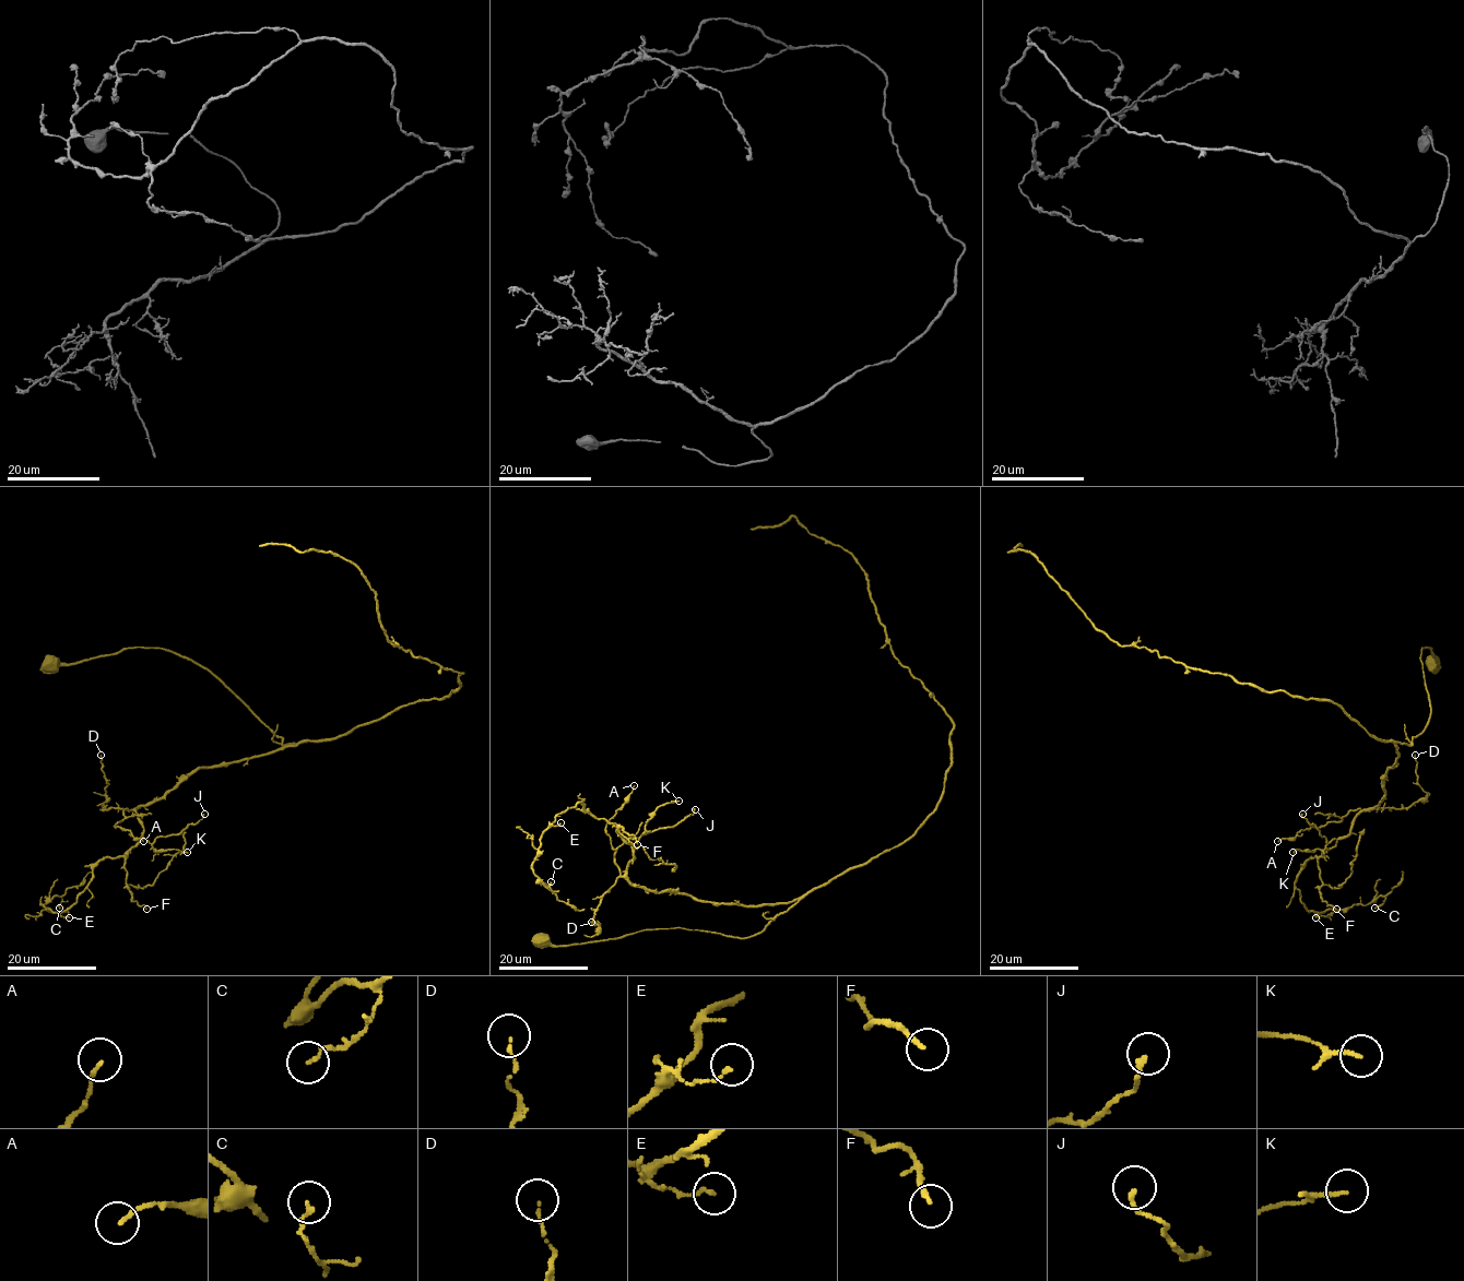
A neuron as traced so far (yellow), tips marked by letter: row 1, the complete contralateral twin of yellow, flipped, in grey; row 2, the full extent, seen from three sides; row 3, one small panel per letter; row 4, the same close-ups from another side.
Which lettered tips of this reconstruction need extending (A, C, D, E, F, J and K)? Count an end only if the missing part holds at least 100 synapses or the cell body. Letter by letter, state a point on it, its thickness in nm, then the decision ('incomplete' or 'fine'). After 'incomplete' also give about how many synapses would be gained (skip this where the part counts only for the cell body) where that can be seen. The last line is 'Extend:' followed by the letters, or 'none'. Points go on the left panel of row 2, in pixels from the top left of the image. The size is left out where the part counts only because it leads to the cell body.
A: place (143, 841); calibre 130 nm; fine
C: place (59, 908); calibre 140 nm; fine
D: place (101, 755); calibre 100 nm; fine
E: place (69, 917); calibre 120 nm; fine
F: place (146, 909); calibre 170 nm; fine
J: place (204, 814); calibre 170 nm; fine
K: place (187, 852); calibre 130 nm; fine
Extend: none

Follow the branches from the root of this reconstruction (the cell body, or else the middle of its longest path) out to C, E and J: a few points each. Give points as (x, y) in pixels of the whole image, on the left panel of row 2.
C: (50, 663), (166, 649), (306, 742), (192, 770), (75, 902), (40, 904), (59, 908)
E: (50, 663), (166, 649), (283, 746), (306, 742), (192, 770), (139, 807), (143, 837), (97, 864), (69, 917)
J: (50, 663), (166, 649), (216, 675), (283, 746), (306, 742), (192, 770), (136, 810), (151, 843), (204, 814)

